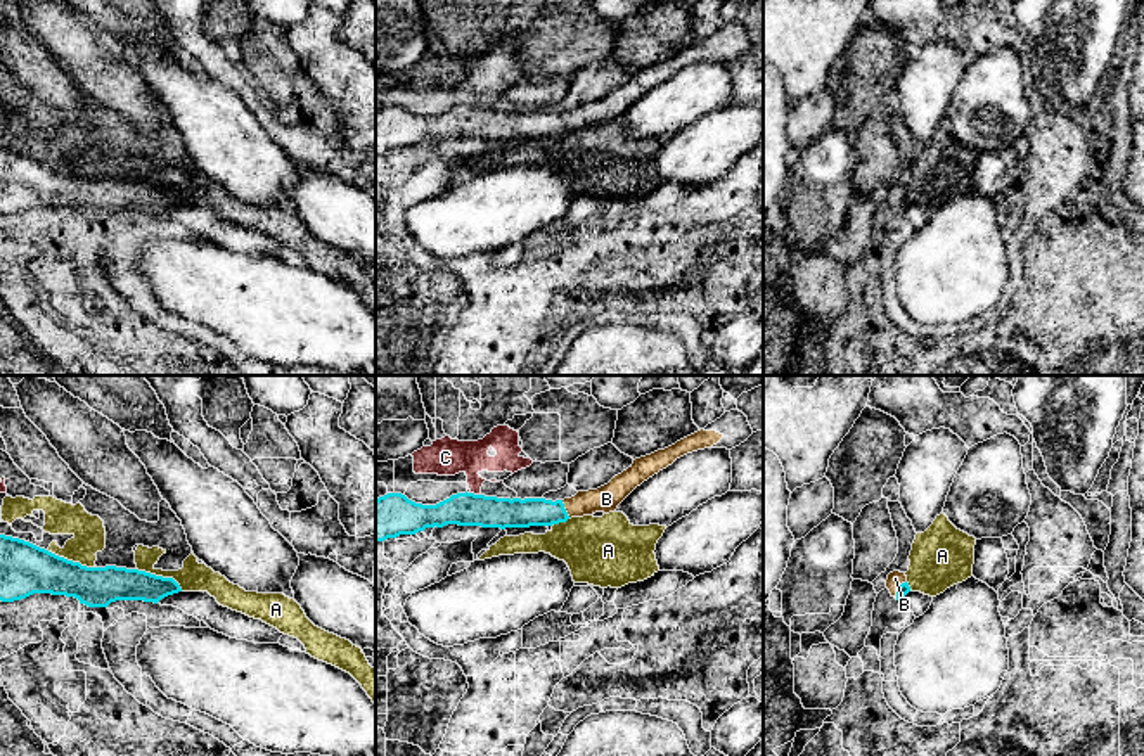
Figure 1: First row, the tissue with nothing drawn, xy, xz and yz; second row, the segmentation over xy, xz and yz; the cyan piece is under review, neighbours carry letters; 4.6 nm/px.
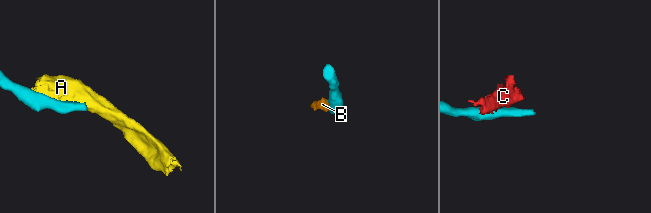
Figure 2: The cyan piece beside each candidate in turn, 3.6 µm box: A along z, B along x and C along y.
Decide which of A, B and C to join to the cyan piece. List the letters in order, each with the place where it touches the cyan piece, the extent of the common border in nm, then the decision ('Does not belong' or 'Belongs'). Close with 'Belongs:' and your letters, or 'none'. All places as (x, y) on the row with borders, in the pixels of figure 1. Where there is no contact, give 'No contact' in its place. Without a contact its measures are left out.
A: Touches cyan at xy (160, 576). Shared border 240 nm. Does not belong
B: Touches cyan at yz (897, 589). Shared border 100 nm. Belongs
C: Touches cyan at xz (476, 495). Shared border 50 nm. Does not belong
Belongs: B

